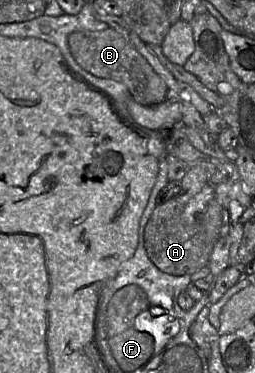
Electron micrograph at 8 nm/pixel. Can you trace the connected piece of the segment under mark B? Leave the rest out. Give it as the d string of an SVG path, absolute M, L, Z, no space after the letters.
M111 27L103 31L77 31L68 36L70 52L88 73L111 79L125 85L131 98L142 106L155 106L168 98L164 80L153 70L147 60L116 30Z

